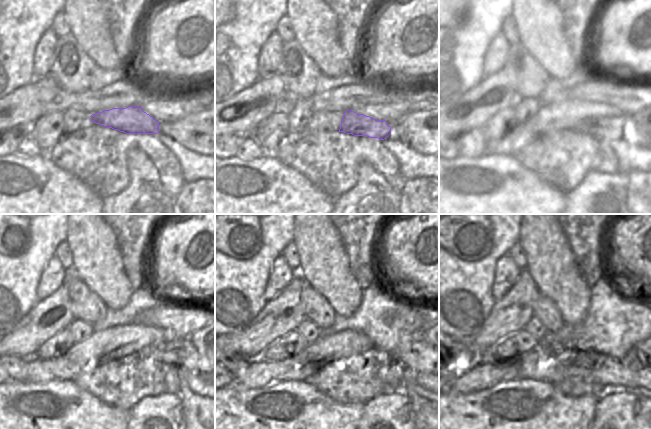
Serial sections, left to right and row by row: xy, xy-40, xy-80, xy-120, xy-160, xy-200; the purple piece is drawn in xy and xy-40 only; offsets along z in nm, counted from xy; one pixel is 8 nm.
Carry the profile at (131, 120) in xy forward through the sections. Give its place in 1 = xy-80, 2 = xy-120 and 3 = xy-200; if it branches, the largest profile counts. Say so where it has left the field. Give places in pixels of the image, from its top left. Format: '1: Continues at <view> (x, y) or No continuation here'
1: Continues at xy-80 (601, 128)
2: Continues at xy-120 (189, 358)
3: Continues at xy-200 (642, 346)

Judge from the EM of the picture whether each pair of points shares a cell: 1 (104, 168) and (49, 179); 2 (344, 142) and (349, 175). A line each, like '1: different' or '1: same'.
1: different
2: same

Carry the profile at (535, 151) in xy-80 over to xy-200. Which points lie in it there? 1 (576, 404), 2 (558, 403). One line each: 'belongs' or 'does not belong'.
1: does not belong
2: does not belong

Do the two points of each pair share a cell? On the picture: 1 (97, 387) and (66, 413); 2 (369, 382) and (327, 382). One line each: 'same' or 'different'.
1: different
2: same

